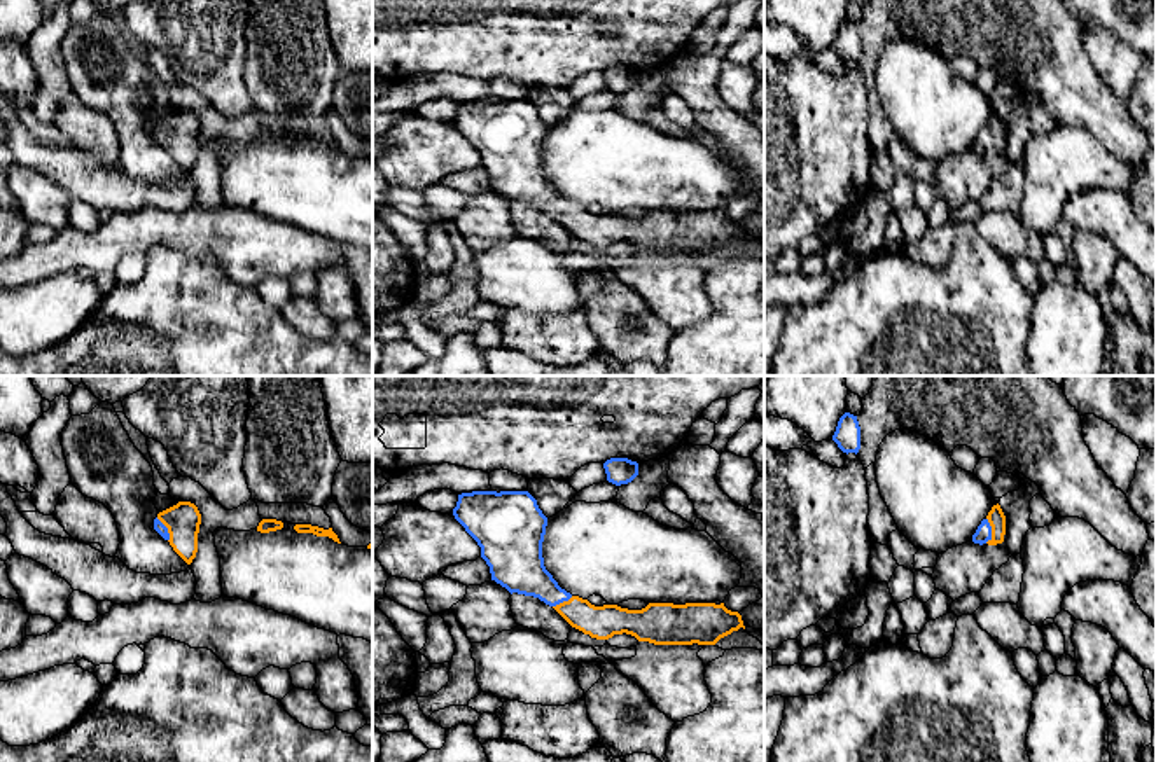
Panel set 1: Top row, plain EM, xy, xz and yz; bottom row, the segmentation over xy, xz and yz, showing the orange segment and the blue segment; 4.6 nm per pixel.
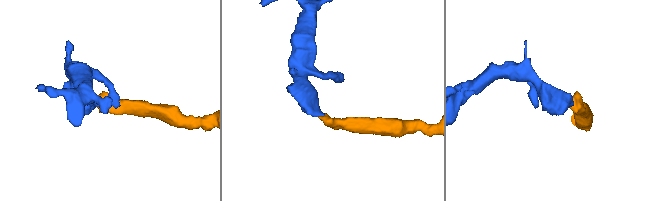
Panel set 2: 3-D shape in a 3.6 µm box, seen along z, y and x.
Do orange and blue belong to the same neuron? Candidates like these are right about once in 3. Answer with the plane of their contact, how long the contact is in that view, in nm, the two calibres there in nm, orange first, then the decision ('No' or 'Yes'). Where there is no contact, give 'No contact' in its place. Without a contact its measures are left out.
Touches orange in yz. Shared border 120 nm. Thickness 80 nm (orange) against 80 nm. Yes

